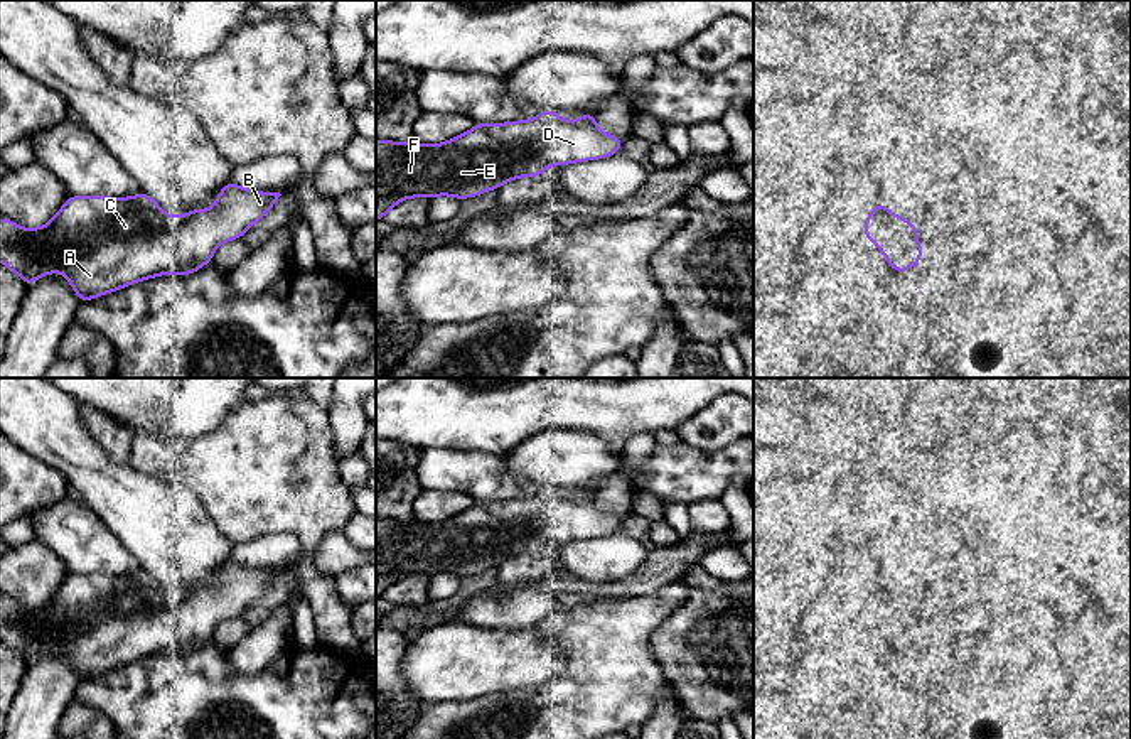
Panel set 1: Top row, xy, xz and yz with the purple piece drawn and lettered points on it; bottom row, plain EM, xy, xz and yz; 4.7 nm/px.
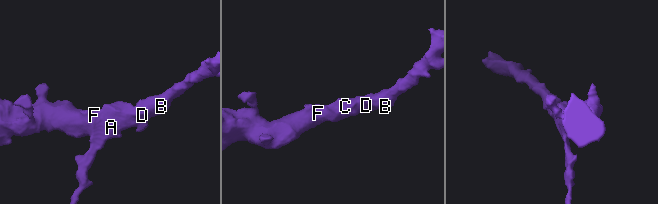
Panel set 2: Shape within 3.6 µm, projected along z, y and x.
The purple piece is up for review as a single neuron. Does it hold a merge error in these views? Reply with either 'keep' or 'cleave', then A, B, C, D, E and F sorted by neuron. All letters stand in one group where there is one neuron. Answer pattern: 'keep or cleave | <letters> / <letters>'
keep | A B C D E F

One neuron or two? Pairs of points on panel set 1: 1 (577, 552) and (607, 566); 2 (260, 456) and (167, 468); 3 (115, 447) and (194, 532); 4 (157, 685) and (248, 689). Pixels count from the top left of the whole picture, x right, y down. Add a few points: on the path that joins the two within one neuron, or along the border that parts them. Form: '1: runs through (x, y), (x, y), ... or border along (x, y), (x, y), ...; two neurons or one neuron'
1: runs through (584, 559), (600, 560); one neuron
2: runs through (236, 464), (191, 464); one neuron
3: border along (95, 441), (113, 459), (128, 464); two neurons
4: runs through (179, 689), (226, 689); one neuron

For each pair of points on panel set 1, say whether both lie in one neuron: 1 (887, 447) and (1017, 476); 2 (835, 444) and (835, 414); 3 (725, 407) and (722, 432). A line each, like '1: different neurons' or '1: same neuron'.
1: same neuron
2: same neuron
3: same neuron

